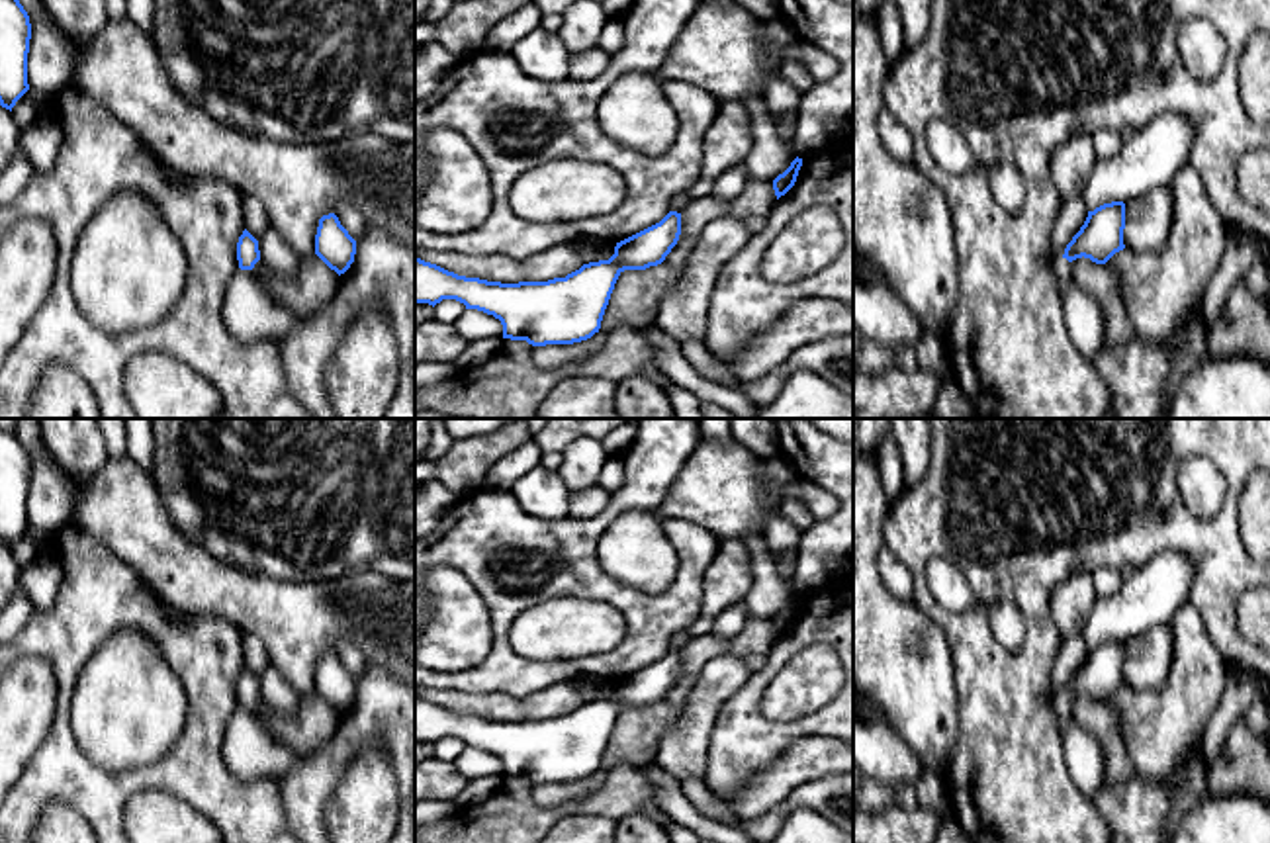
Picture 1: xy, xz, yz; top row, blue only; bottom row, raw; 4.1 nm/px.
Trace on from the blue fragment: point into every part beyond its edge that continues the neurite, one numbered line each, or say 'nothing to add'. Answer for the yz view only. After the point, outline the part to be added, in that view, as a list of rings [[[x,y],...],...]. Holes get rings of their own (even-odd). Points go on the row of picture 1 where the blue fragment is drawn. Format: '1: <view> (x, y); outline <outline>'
1: yz (1063, 265); outline [[[1061,258],[1057,262],[1057,286],[1059,286],[1061,295],[1068,289],[1068,284],[1070,284],[1068,266],[1070,262],[1066,258]]]

